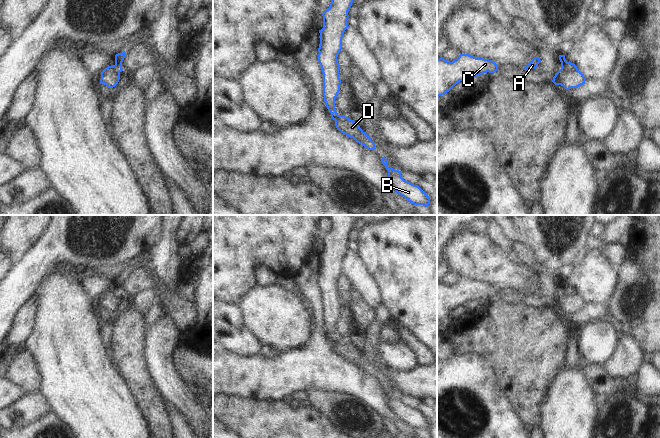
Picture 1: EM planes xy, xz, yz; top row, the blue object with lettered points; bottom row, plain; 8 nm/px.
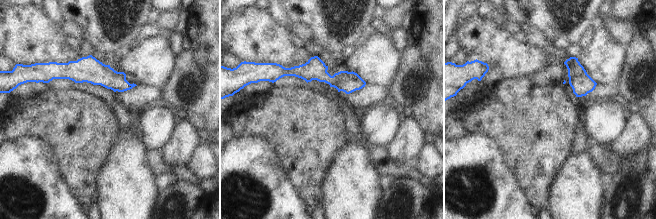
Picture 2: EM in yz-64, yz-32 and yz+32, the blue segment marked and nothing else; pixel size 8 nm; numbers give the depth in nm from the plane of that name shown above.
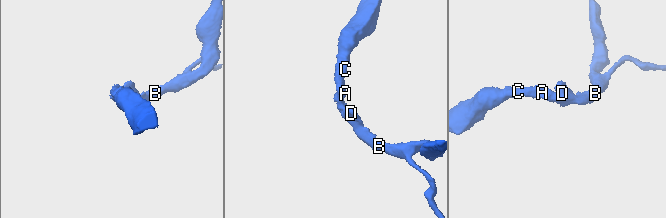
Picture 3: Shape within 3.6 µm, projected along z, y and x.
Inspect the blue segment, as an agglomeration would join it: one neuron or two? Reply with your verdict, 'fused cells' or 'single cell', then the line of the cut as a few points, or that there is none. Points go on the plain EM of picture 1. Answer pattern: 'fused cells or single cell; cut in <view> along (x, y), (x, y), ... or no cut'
single cell; no cut

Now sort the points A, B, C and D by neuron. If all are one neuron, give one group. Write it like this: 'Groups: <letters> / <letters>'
Groups: A B C D

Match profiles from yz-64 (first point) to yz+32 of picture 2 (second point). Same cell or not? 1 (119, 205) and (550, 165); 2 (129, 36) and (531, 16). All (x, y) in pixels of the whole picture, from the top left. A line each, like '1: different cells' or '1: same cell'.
1: different cells
2: same cell

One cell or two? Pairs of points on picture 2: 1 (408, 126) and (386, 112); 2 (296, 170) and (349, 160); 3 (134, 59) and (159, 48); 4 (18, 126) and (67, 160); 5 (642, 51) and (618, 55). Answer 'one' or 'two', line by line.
1: two
2: two
3: one
4: one
5: two

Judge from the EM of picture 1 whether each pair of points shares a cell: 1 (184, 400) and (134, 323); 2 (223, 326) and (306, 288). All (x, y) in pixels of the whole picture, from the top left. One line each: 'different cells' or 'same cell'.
1: different cells
2: different cells

